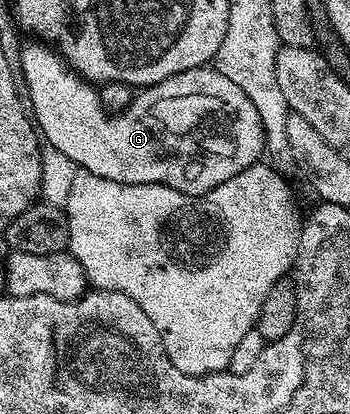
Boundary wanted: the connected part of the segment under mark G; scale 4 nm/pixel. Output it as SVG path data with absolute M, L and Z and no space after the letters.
M36 44L22 47L21 69L19 65L19 77L27 94L32 120L40 136L49 140L48 148L67 156L78 169L86 169L92 175L115 183L166 185L198 197L262 160L265 132L255 103L251 103L251 99L215 67L188 69L142 88L125 110L111 115L101 102L100 92L90 82L74 73L48 44Z

